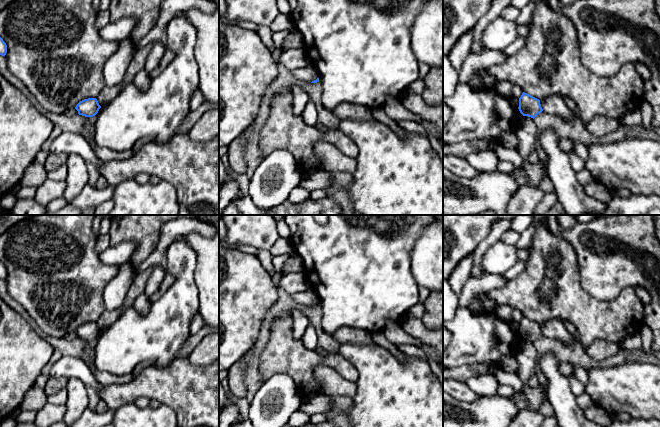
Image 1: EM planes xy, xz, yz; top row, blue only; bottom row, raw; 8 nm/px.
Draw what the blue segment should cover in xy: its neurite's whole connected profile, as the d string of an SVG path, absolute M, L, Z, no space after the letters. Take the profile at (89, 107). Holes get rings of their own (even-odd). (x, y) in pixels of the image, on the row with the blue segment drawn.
M88 98L80 101L75 109L78 111L79 115L85 116L85 117L93 117L95 116L101 106L99 105L96 98Z

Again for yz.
M525 92L519 98L518 109L523 116L528 116L533 119L543 111L540 100Z

